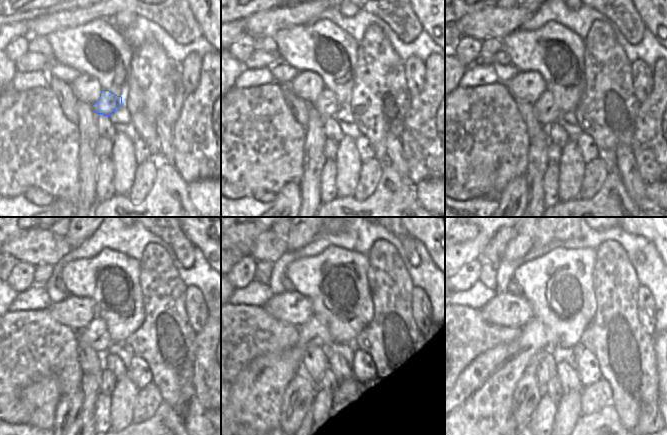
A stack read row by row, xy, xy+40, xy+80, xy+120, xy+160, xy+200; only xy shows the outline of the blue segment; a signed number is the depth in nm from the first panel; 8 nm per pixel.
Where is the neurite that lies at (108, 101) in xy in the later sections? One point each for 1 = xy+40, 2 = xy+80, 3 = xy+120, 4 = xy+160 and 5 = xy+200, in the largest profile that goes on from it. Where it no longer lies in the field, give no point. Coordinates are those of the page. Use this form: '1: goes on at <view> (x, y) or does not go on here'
1: goes on at xy+40 (326, 106)
2: goes on at xy+80 (546, 111)
3: goes on at xy+120 (95, 335)
4: goes on at xy+160 (253, 410)
5: goes on at xy+200 (475, 417)

